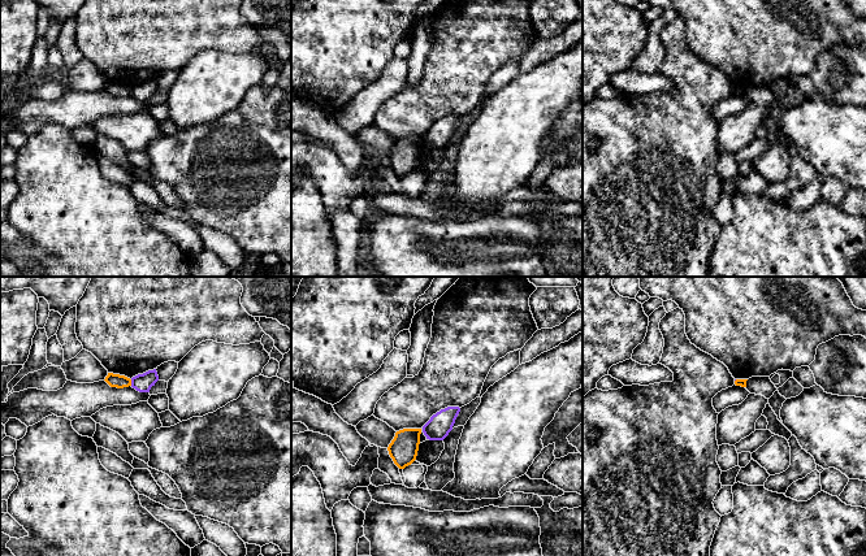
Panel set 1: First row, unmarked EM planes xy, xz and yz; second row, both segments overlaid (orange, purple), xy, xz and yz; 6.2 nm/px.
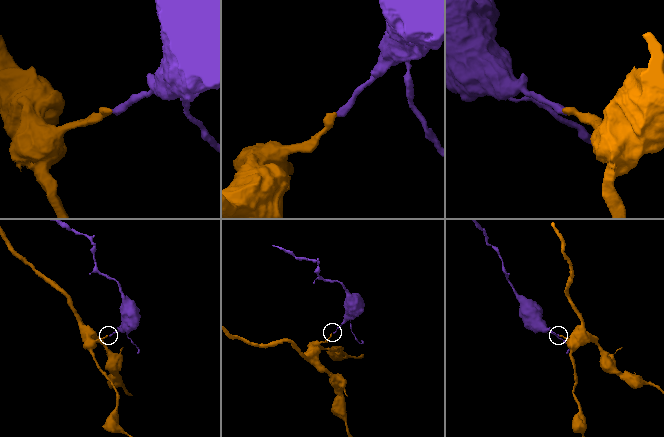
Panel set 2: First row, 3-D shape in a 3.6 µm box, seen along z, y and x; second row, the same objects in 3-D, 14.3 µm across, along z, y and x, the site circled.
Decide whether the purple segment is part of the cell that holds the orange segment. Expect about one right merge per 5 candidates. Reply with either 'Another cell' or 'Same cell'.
Another cell

